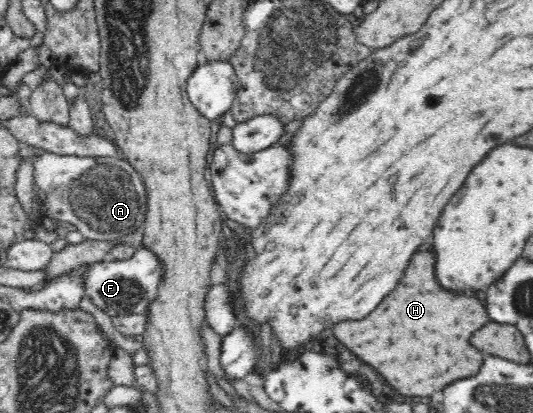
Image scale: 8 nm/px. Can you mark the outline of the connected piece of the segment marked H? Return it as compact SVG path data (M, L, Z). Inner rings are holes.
M416 252L406 268L398 288L388 294L382 304L364 320L340 322L334 326L334 336L362 362L372 366L386 382L402 396L432 396L454 380L474 376L482 364L482 354L470 346L470 336L490 322L486 308L472 296L446 292L434 276L434 256L430 252Z

